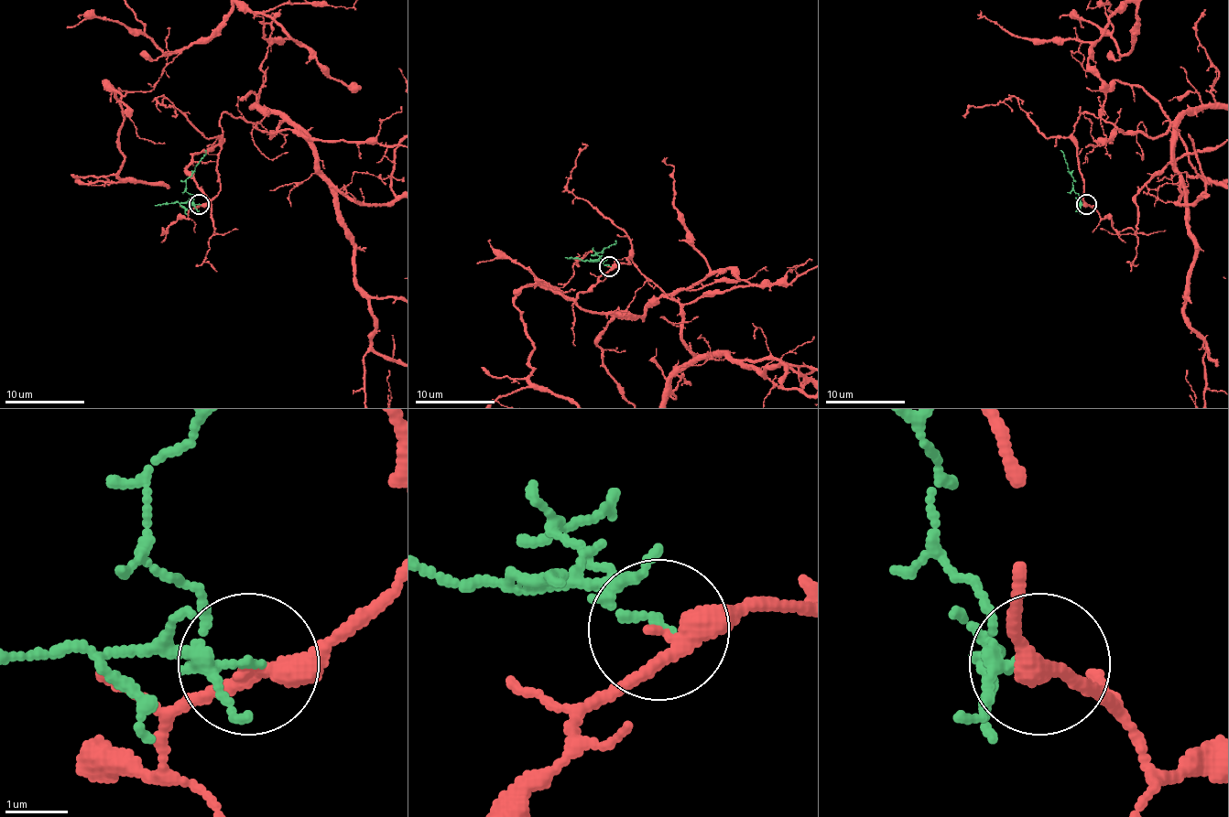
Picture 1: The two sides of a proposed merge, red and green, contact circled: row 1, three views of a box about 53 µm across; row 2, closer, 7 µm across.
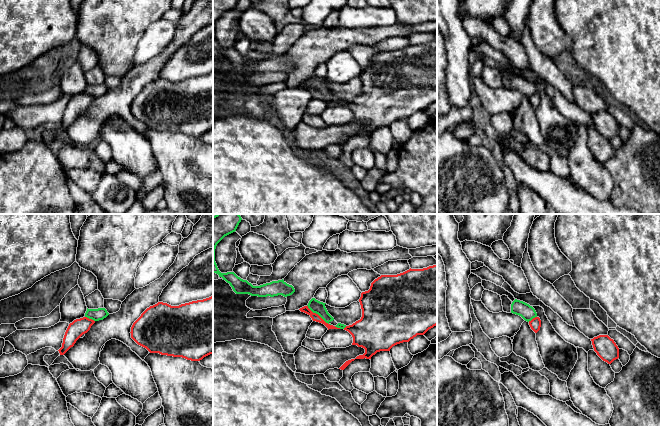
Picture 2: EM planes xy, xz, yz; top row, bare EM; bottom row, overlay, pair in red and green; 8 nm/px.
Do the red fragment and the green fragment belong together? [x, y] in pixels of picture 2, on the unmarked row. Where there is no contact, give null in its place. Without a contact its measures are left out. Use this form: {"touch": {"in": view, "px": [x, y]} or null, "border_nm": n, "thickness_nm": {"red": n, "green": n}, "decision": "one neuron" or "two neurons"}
{"touch": {"in": "xz", "px": [317, 90]}, "border_nm": 260, "thickness_nm": {"red": 60, "green": 100}, "decision": "two neurons"}

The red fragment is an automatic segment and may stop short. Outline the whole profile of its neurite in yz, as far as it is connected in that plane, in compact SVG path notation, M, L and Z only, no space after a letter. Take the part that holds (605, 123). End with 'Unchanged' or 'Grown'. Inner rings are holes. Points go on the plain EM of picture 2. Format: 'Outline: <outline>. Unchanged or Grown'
Outline: M599 111L591 115L594 127L608 140L619 134L619 124L608 111Z. Unchanged

